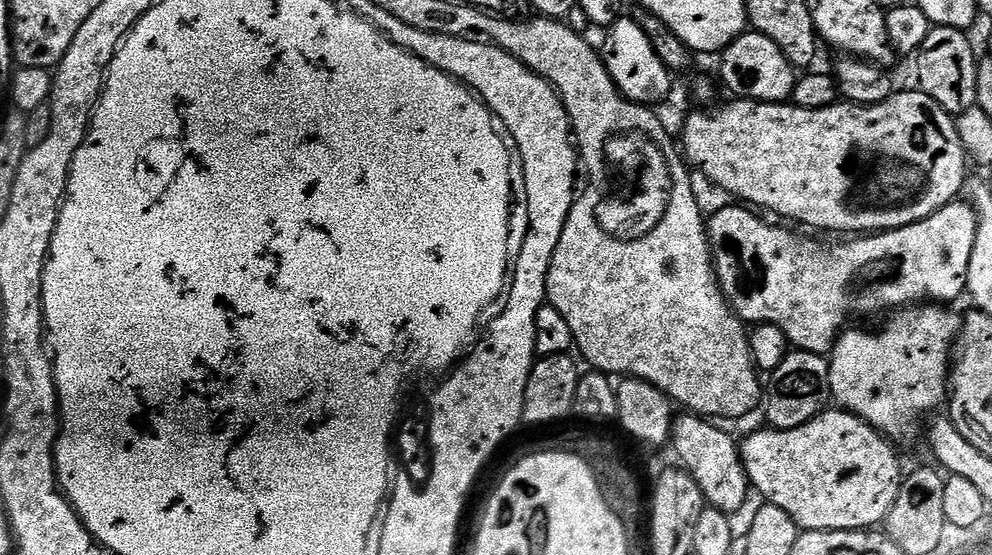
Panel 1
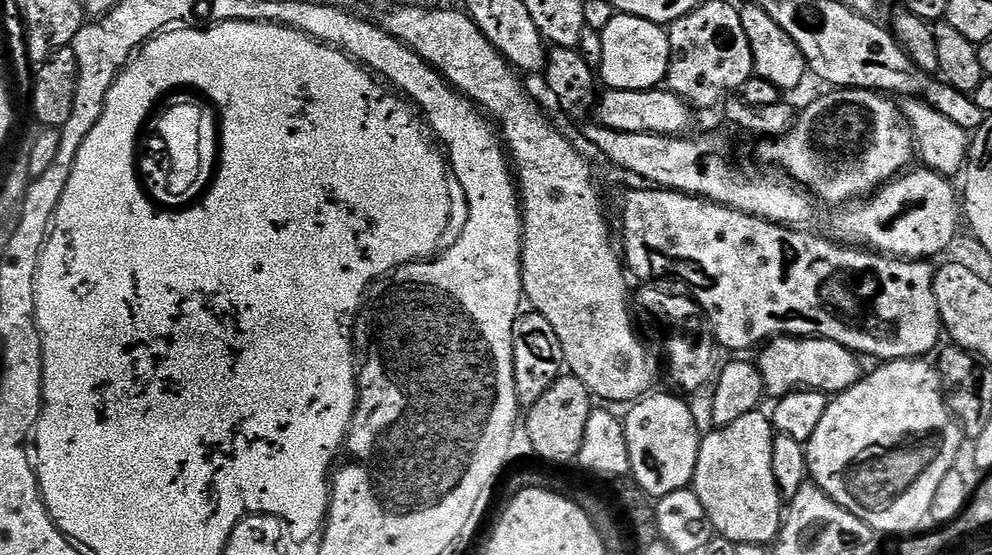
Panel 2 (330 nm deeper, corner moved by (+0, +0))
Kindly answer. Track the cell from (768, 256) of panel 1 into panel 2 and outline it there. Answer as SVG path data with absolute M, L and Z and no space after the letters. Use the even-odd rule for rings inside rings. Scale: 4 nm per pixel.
M648 186L640 188L637 192L628 192L624 196L624 209L620 212L620 224L624 227L624 252L622 248L622 260L626 265L627 271L632 272L637 276L638 279L644 280L640 282L648 282L651 276L657 276L660 280L677 280L680 284L685 284L689 288L687 291L690 293L691 299L696 301L696 305L700 307L701 313L705 320L708 322L709 329L714 337L715 343L720 344L724 348L733 348L733 353L744 354L747 348L755 349L757 346L763 345L765 341L769 338L775 338L777 336L813 336L814 338L826 338L830 342L838 342L842 346L849 348L851 352L859 354L861 357L873 356L876 362L887 362L890 360L915 360L917 358L927 357L929 354L927 352L935 353L937 351L938 345L942 340L942 325L940 322L940 311L938 310L938 302L934 298L934 286L932 285L932 278L934 275L934 268L927 259L923 260L906 260L903 258L893 258L890 256L885 256L881 253L871 251L867 248L862 248L859 246L849 246L843 242L837 242L835 239L829 238L827 240L824 236L815 236L812 232L804 232L808 230L801 230L796 226L785 226L783 224L771 224L768 220L763 220L757 216L747 216L744 212L736 212L732 208L725 208L723 204L715 204L713 200L701 200L699 196L689 196L686 192L673 192L671 190L657 190L655 187Z

